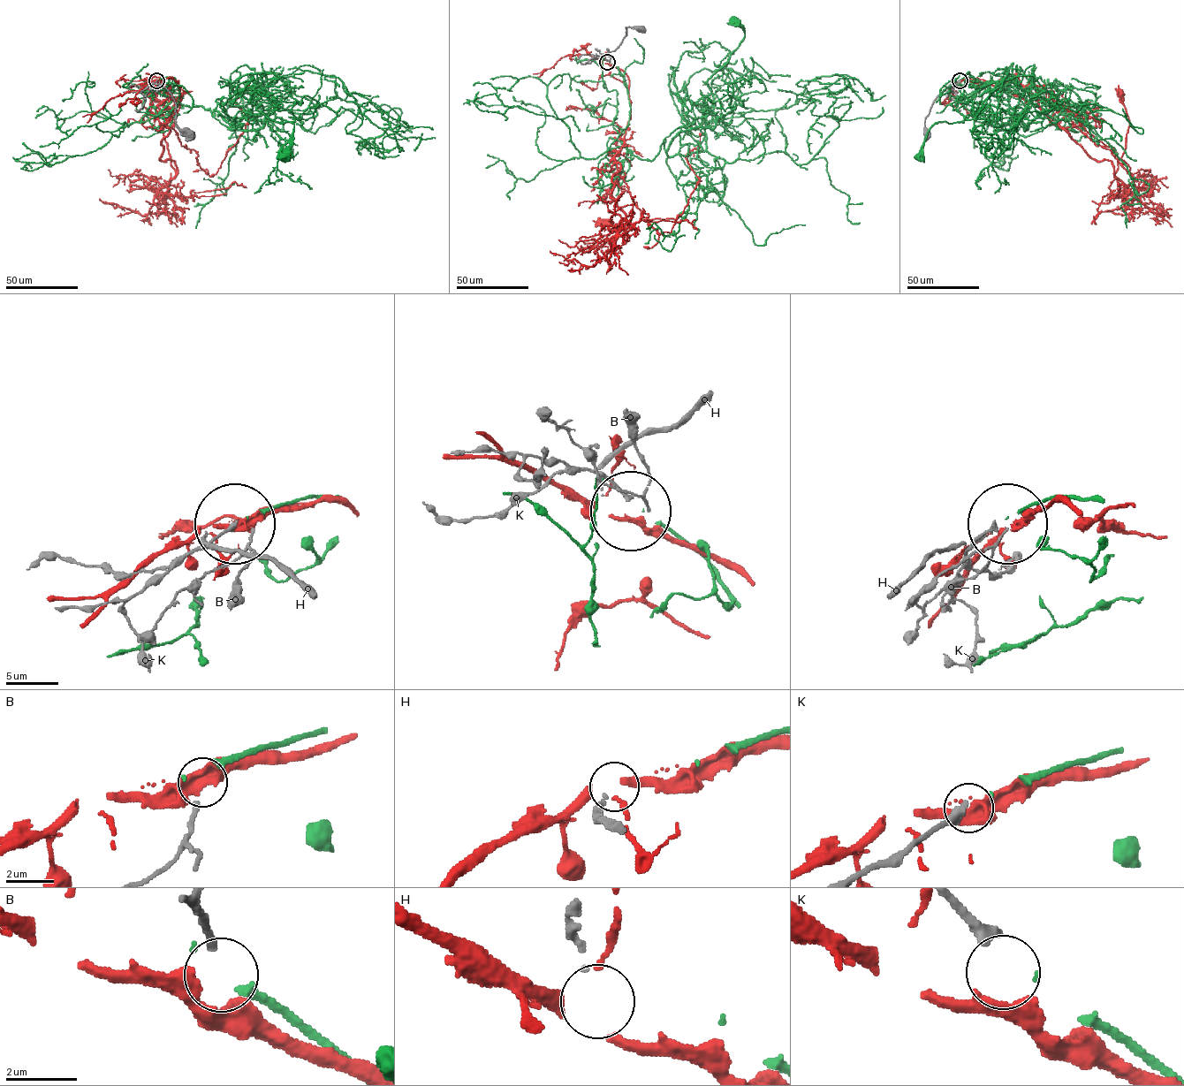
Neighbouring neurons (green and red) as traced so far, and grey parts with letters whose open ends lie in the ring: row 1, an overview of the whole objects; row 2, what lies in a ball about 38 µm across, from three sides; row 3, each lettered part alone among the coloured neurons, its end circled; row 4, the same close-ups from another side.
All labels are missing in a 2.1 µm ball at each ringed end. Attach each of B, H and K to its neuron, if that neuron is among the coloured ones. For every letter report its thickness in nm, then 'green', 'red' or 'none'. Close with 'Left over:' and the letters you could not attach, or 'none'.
B: 170 nm | none
H: 130 nm | none
K: 460 nm | green
Left over: B, H

